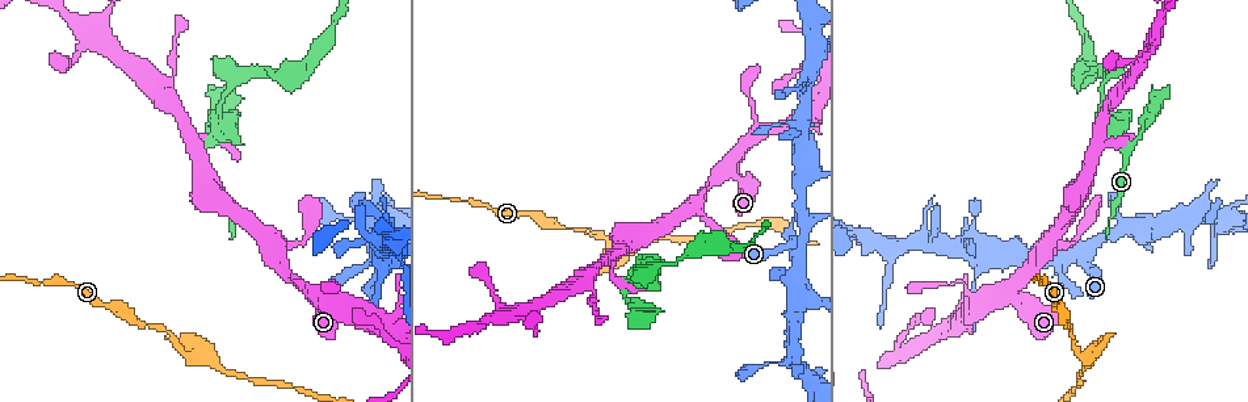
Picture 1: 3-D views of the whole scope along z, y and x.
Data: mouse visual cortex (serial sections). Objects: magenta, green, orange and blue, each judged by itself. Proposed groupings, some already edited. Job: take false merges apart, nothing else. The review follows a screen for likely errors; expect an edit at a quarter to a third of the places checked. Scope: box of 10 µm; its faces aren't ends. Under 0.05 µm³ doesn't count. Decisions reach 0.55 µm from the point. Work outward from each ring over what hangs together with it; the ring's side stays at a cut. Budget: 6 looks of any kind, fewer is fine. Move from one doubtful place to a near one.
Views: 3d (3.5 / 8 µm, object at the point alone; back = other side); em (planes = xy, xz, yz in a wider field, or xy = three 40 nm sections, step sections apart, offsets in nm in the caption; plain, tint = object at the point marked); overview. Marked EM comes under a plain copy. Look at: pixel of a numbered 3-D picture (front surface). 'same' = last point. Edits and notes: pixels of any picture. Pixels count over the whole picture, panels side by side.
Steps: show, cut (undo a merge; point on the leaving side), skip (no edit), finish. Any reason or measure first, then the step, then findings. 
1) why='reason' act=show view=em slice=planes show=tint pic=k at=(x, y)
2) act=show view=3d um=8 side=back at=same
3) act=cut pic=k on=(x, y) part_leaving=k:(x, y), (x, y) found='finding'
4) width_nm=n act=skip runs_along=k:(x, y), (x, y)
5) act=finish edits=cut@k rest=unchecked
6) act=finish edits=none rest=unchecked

why='a fork' act=show view=3d um=3.5 side=back pic=1 at=(1088, 358)

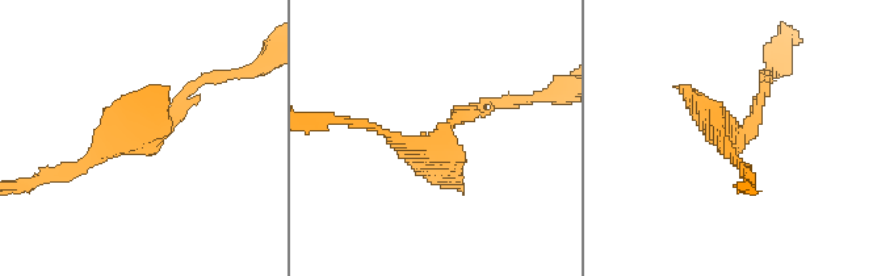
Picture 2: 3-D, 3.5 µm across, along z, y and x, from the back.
act=show view=em slice=xy step=3 show=tint pic=2 at=(729, 138)

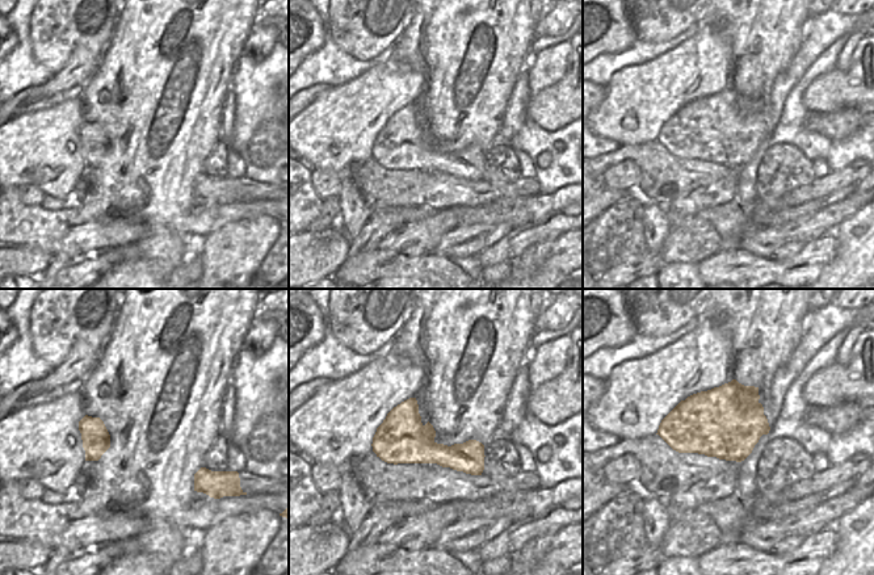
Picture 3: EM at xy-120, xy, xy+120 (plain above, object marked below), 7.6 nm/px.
act=show view=em slice=xy step=5 show=tint at=same

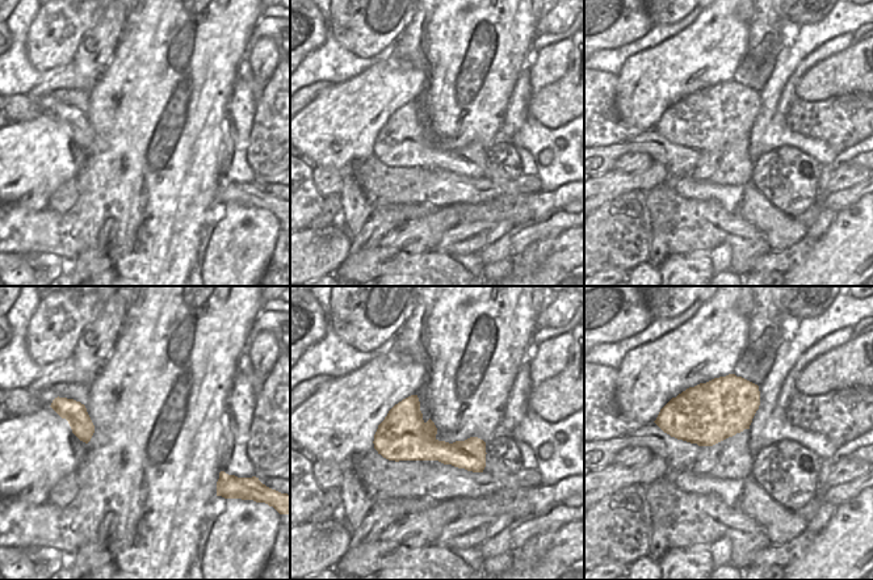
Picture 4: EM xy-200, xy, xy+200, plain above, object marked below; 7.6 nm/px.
act=skip runs_along=2:(191, 83), (150, 139), (66, 172) found='continuous, no second cell'

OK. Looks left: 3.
why='three-way junction' act=show view=3d um=3.5 pic=1 at=(1090, 263)

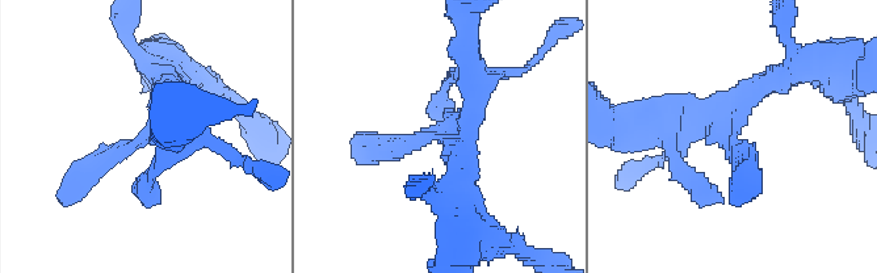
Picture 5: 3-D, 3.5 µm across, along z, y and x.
arms=3 arm_widths_nm=250,300,300 why='need the tissue' act=show view=em slice=xy step=1 show=tint pic=5 at=(440, 135)

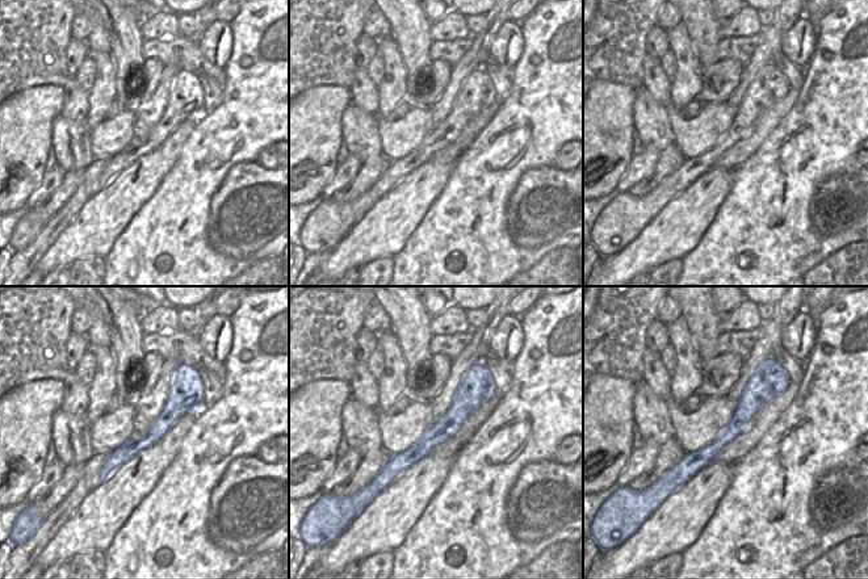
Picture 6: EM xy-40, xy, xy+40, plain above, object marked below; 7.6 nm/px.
act=skip runs_along=6:(477, 378), (460, 410), (388, 481) found='continuous, no second cell'

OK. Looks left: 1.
act=finish edits=none rest=unchecked

